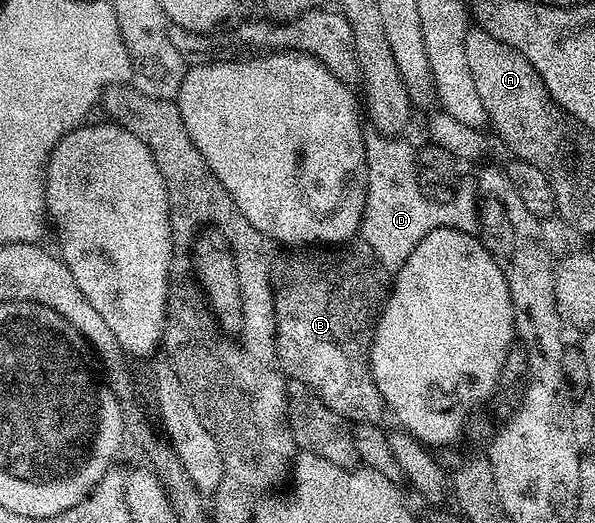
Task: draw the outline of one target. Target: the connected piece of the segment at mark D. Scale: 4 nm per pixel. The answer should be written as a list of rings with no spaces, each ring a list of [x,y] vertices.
[[[372,130],[365,135],[364,149],[368,159],[368,193],[358,236],[359,239],[364,239],[361,240],[363,247],[372,251],[376,263],[385,273],[400,272],[406,258],[414,254],[418,242],[422,242],[422,238],[434,230],[458,228],[461,232],[477,231],[478,201],[475,183],[461,183],[454,195],[448,198],[453,200],[437,202],[425,196],[421,190],[420,183],[416,180],[416,154],[413,145],[408,145],[404,138],[381,136]]]

